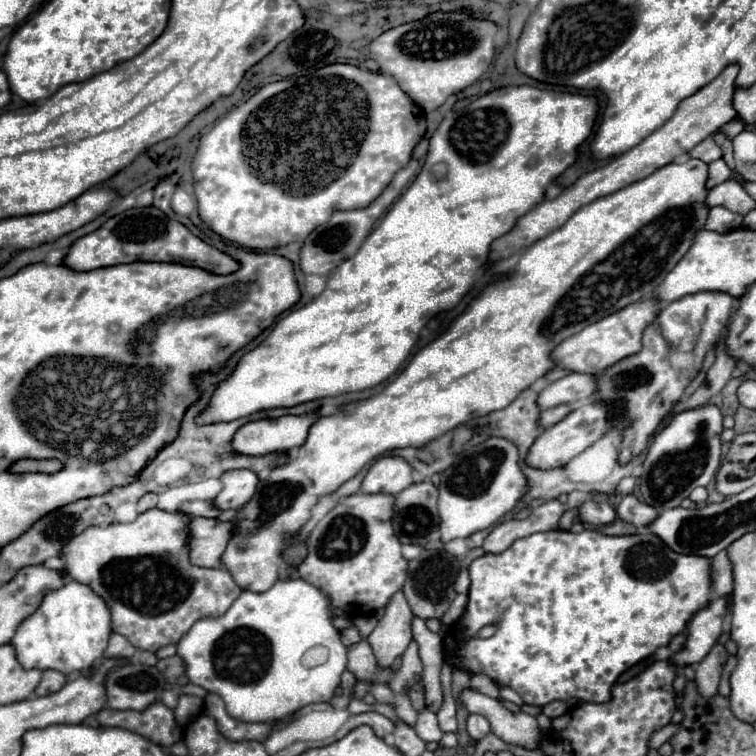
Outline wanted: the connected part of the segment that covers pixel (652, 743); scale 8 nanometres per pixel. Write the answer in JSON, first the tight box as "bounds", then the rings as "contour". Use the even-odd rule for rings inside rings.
{"bounds":[649,723,677,749],"contour":[[[673,723],[657,729],[657,731],[651,735],[651,739],[649,739],[649,747],[659,749],[663,743],[667,743],[667,741],[671,739],[671,735],[675,735],[675,731],[677,731],[677,725],[673,725]]]}

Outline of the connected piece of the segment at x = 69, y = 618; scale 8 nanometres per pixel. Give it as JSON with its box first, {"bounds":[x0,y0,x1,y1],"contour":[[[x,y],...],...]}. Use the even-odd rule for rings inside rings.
{"bounds":[9,581,111,675],"contour":[[[69,581],[61,589],[49,591],[43,597],[37,611],[21,621],[9,643],[23,669],[55,669],[69,675],[71,671],[85,671],[101,659],[109,635],[111,613],[105,601],[101,601],[101,597],[97,597],[87,585]]]}

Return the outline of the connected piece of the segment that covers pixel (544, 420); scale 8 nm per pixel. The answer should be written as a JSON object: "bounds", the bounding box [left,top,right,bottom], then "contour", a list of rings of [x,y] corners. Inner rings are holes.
{"bounds":[539,405,569,429],"contour":[[[559,405],[559,407],[553,407],[553,409],[541,411],[541,413],[539,413],[539,429],[547,429],[547,427],[555,425],[555,423],[561,421],[567,413],[569,413],[569,407],[567,407],[567,405]]]}

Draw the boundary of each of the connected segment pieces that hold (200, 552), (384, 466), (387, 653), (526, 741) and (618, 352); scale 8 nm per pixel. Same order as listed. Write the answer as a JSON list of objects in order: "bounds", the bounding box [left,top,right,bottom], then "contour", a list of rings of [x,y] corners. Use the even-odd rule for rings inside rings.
[{"bounds":[187,517,233,567],"contour":[[[191,517],[187,521],[187,547],[189,561],[197,567],[219,567],[221,553],[229,541],[229,529],[233,523],[221,523],[217,519]]]},{"bounds":[361,457,411,495],"contour":[[[379,457],[367,471],[361,491],[363,493],[387,493],[397,495],[407,489],[411,481],[411,465],[401,457]]]},{"bounds":[367,593,413,669],"contour":[[[395,593],[389,605],[385,607],[383,619],[367,637],[379,669],[391,667],[393,661],[405,653],[409,641],[413,639],[411,619],[413,619],[413,613],[405,601],[405,595]]]},{"bounds":[461,689,541,749],"contour":[[[465,689],[461,695],[469,713],[479,713],[489,719],[491,731],[503,739],[505,743],[519,745],[523,749],[539,749],[541,747],[541,729],[537,719],[527,713],[511,713],[501,701],[491,699],[473,689]],[[533,725],[533,731],[531,731]]]},{"bounds":[551,299,659,373],"contour":[[[653,299],[639,301],[633,305],[627,305],[625,309],[619,309],[617,313],[611,313],[591,325],[587,325],[581,333],[575,333],[561,341],[553,351],[551,351],[551,361],[561,367],[569,369],[575,373],[601,373],[601,369],[607,369],[609,365],[615,365],[621,361],[621,357],[629,357],[629,353],[637,353],[641,349],[641,333],[649,321],[657,315],[659,303]]]}]

